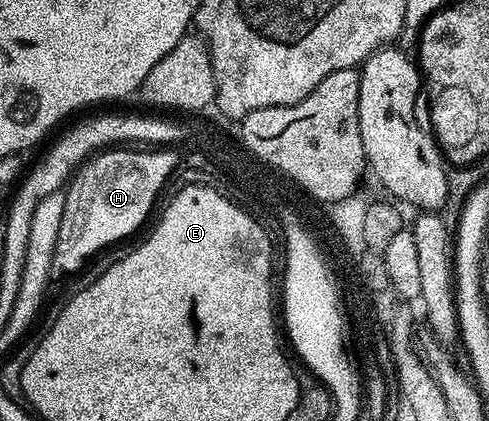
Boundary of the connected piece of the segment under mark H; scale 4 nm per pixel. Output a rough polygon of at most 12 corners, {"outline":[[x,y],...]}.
{"outline":[[102,151],[64,189],[54,269],[132,236],[179,159]]}

